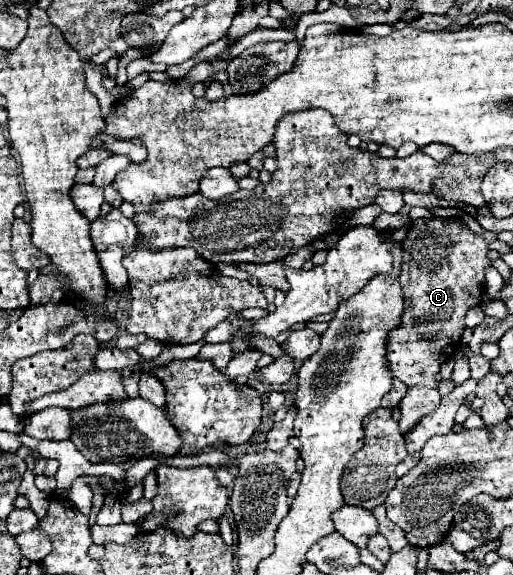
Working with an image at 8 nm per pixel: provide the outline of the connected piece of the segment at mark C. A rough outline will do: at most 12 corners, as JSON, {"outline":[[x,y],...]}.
{"outline":[[415,219],[385,359],[401,435],[439,407],[437,373],[483,301],[497,233]]}

